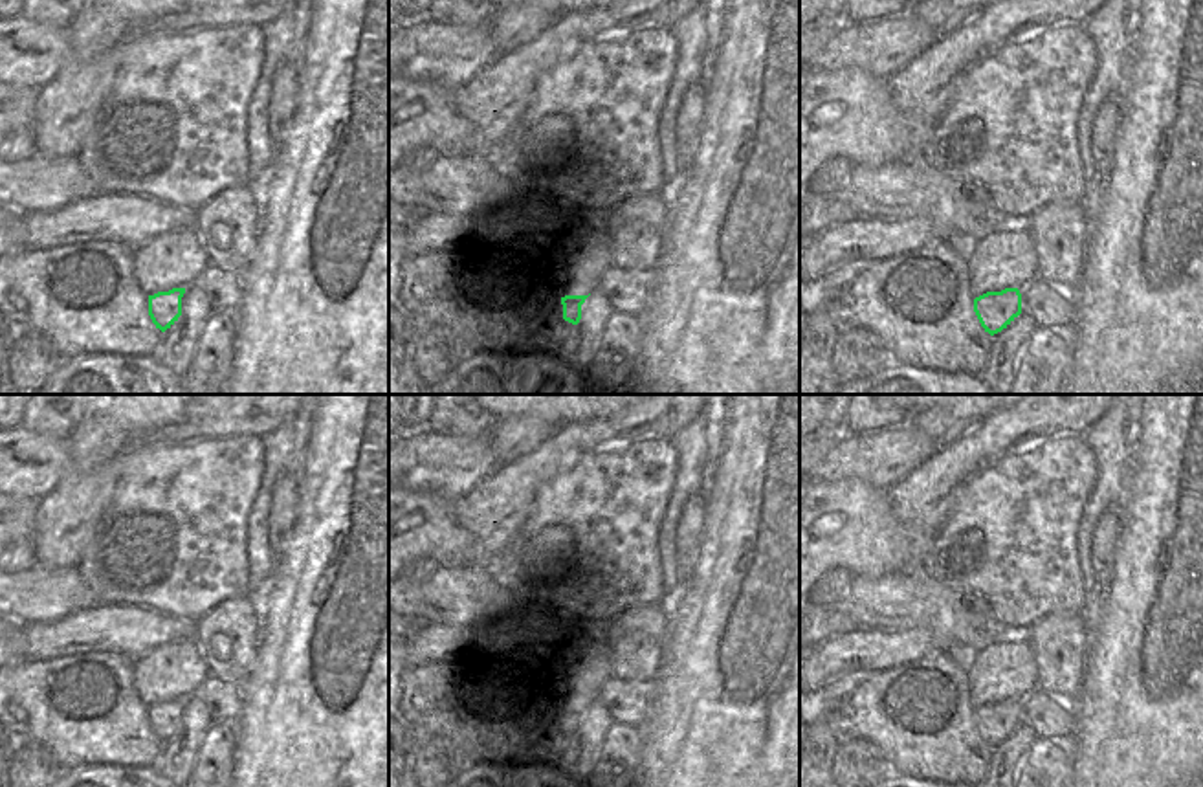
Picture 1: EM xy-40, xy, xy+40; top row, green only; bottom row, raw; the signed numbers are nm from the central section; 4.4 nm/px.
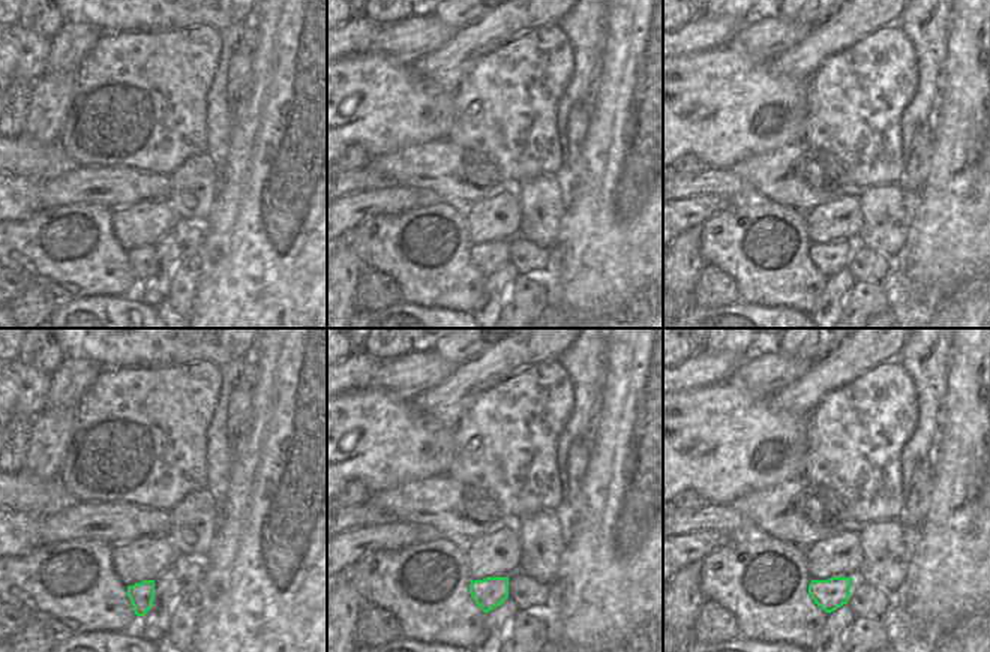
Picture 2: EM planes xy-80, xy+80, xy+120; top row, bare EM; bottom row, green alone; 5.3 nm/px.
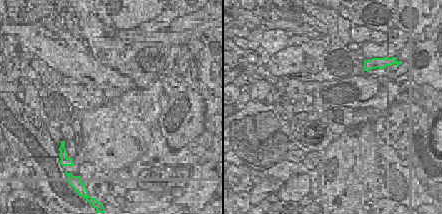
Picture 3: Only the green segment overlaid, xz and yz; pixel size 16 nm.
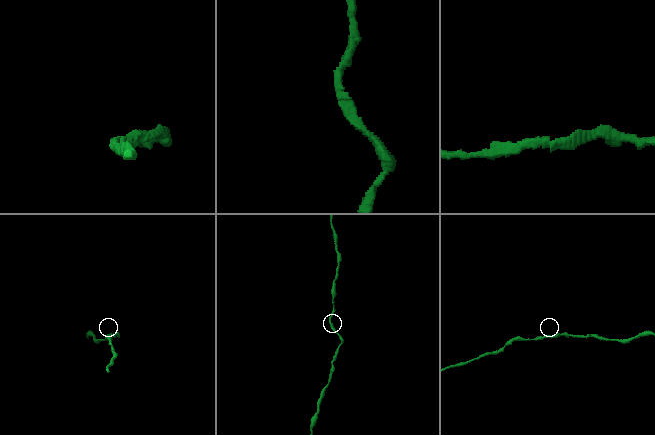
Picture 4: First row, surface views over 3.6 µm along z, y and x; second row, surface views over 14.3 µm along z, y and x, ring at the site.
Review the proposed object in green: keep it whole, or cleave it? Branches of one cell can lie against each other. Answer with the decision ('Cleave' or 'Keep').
Keep.

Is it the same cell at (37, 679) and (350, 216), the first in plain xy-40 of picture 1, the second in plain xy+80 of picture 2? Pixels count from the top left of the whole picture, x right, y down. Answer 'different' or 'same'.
different

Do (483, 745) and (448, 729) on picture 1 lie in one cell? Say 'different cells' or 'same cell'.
same cell

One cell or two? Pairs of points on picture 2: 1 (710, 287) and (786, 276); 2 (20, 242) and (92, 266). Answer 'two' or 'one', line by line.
1: two
2: one

